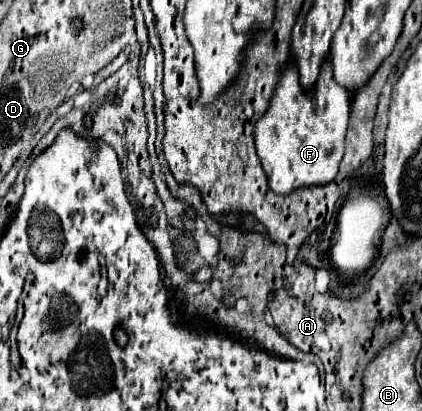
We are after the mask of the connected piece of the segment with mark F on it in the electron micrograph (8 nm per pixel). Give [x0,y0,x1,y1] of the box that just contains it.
[255,59,351,195]

